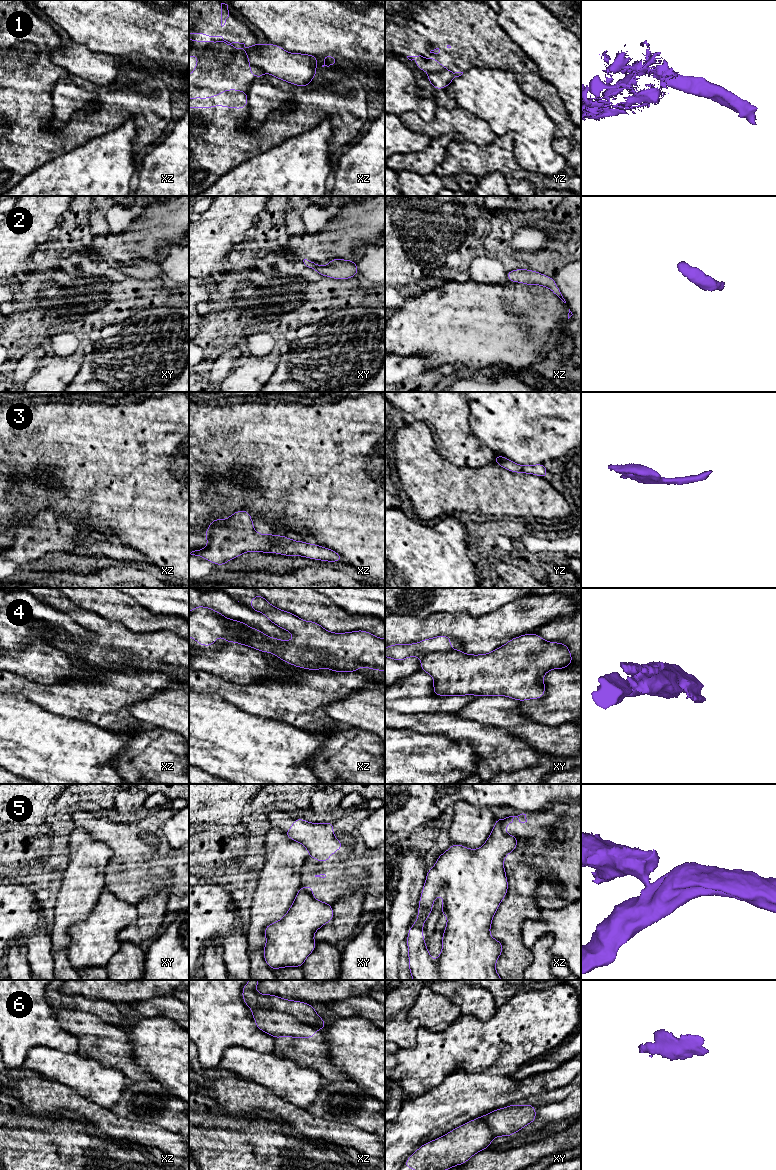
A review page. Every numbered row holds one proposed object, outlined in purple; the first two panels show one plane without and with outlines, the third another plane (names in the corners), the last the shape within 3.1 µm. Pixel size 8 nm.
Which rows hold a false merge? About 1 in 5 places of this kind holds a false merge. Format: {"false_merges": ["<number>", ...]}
{"false_merges": ["1", "4", "5", "6"]}

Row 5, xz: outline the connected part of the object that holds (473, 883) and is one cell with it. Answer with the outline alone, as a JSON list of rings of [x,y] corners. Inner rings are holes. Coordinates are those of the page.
[[[495,818],[495,825],[482,847],[469,849],[453,843],[439,855],[434,867],[427,871],[418,916],[406,939],[413,980],[503,980],[495,968],[503,952],[503,944],[491,937],[490,928],[508,891],[504,858],[516,849],[518,843],[514,835],[502,830],[500,819]],[[439,895],[443,896],[440,915],[447,915],[447,924],[442,935],[441,953],[434,961],[423,938],[423,923],[431,914],[434,899]]]

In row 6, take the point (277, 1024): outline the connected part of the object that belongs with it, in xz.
[[[252,1010],[256,1027],[271,1035],[274,1039],[280,1037],[312,1038],[316,1028],[306,1025],[293,1016],[272,1010]]]

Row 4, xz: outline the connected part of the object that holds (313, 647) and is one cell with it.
[[[260,594],[250,600],[250,608],[293,634],[292,641],[284,641],[238,621],[247,631],[239,635],[260,652],[269,652],[288,664],[307,670],[327,668],[333,672],[356,672],[360,667],[368,667],[385,672],[383,638],[364,630],[329,632],[317,622],[304,621],[291,612],[276,608]]]

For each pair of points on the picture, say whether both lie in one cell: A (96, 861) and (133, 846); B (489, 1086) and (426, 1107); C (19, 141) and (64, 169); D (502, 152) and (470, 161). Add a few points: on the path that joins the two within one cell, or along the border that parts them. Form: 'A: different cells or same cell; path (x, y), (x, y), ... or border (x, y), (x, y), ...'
A: different cells; border (95, 839), (103, 842), (112, 852), (104, 877)
B: same cell; path (473, 1092), (442, 1107)
C: different cells; border (72, 150), (42, 164), (30, 172)
D: same cell; path (494, 157), (478, 159)

